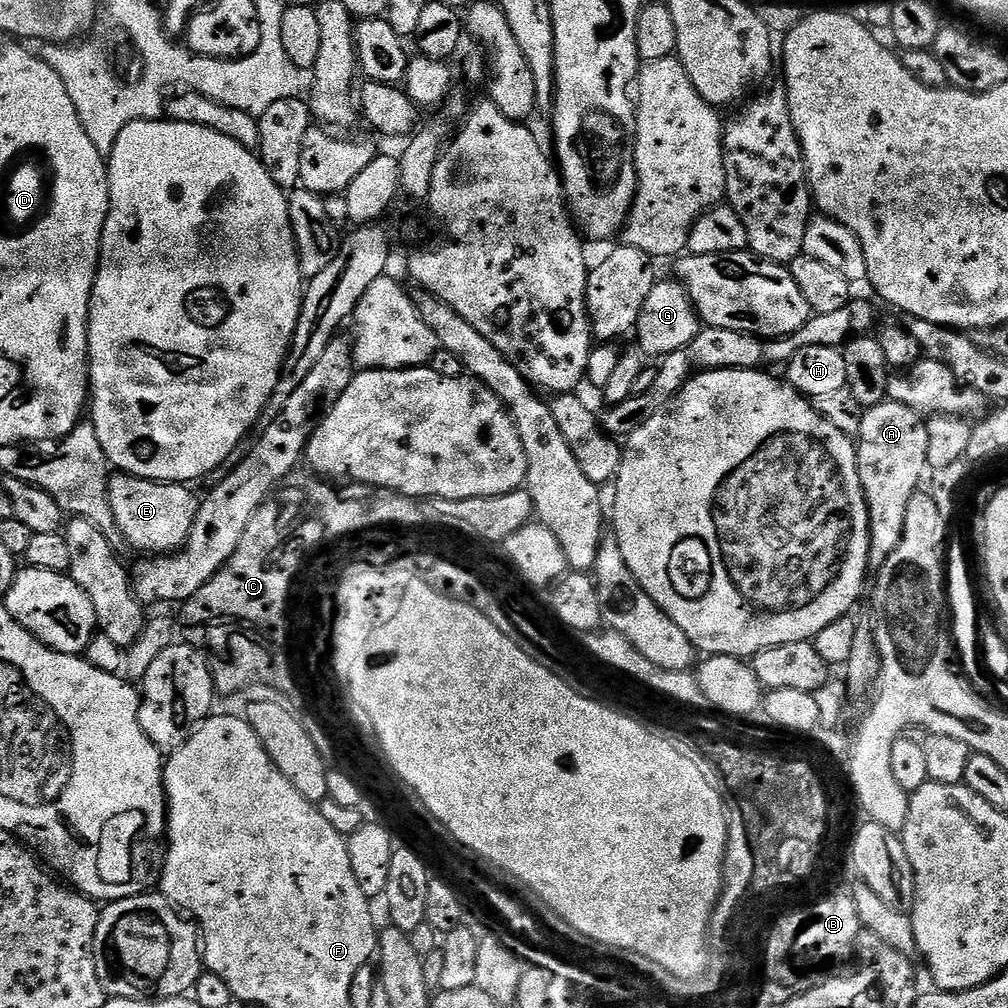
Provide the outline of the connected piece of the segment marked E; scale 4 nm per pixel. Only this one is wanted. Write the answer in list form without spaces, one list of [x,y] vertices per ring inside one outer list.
[[[121,471],[109,475],[110,510],[114,512],[114,522],[124,535],[125,541],[129,545],[132,543],[138,551],[144,552],[140,554],[171,554],[183,549],[190,530],[194,526],[194,518],[200,509],[200,500],[190,489],[188,484],[162,484],[159,480],[143,480]]]

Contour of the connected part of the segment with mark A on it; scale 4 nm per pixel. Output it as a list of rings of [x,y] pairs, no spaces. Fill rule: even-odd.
[[[890,399],[865,411],[856,446],[858,478],[868,507],[870,530],[869,565],[878,570],[898,550],[906,530],[906,510],[910,510],[910,498],[917,495],[923,467],[928,466],[926,442],[928,420],[910,406],[902,406]]]

